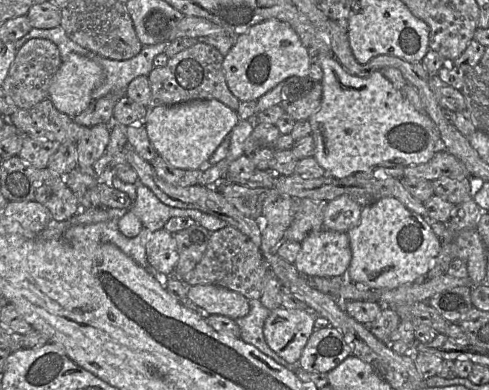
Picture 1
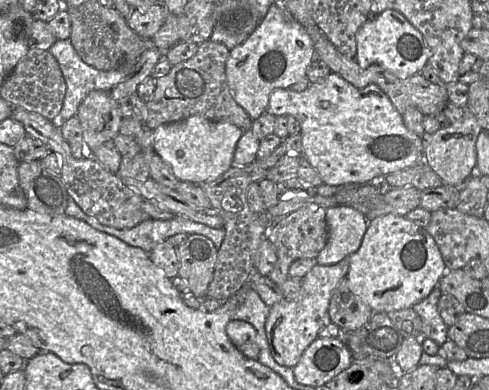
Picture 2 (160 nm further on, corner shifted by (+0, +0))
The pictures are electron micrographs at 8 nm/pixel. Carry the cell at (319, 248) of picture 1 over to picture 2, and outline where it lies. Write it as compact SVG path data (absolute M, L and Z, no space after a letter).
M349 258L334 265L316 264L302 279L300 295L292 300L282 300L270 309L266 321L269 348L275 361L281 366L295 367L305 350L319 337L320 331L329 323L329 304L334 289L347 276Z

